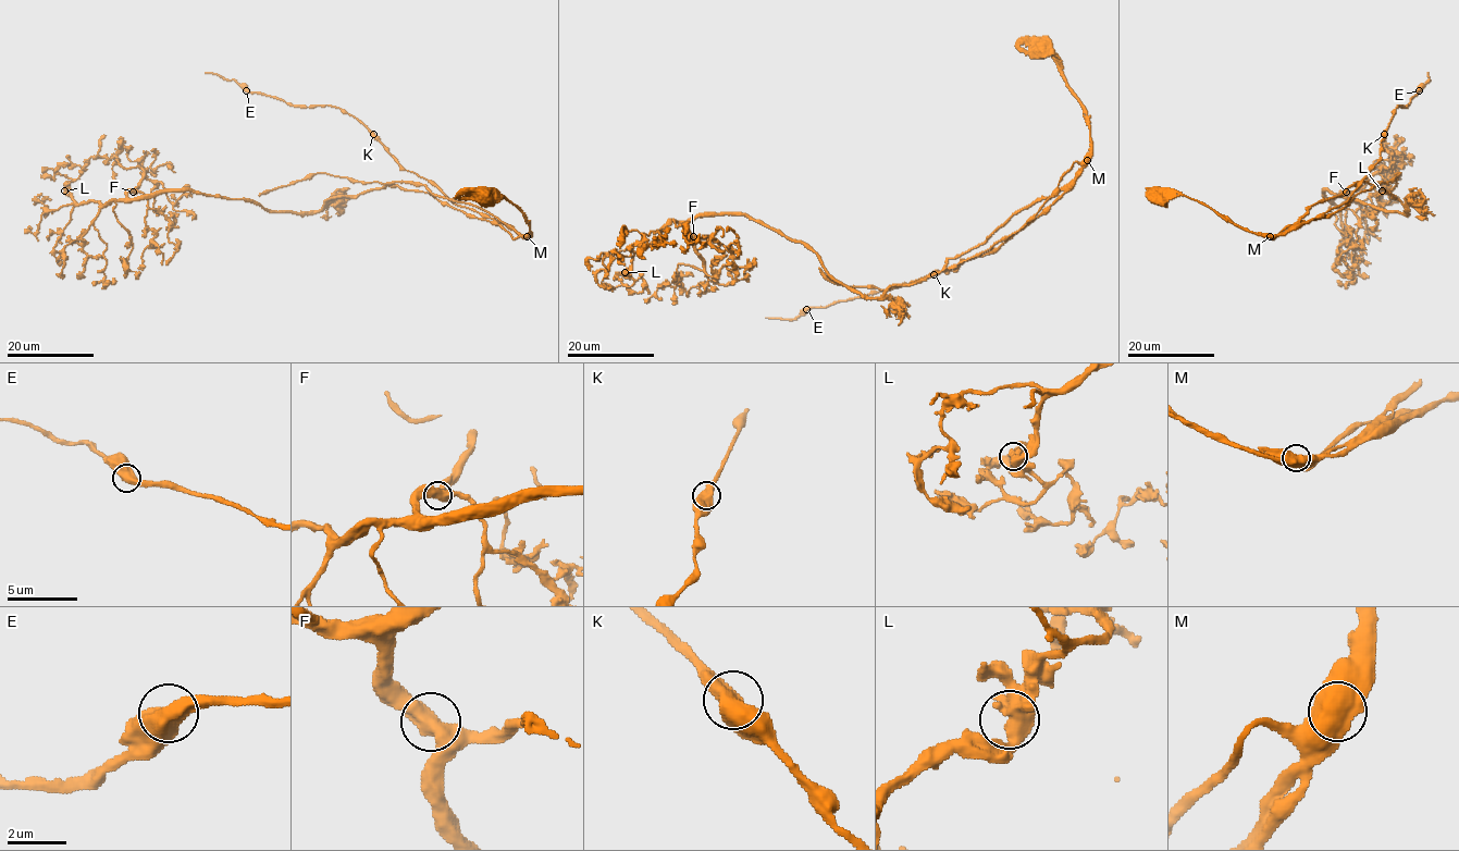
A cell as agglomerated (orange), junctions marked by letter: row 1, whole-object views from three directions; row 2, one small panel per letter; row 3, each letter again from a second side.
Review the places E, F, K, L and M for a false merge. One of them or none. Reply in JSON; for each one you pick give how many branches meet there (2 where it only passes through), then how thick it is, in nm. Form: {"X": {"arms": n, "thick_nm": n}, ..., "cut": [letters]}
{"M": {"arms": 2, "thick_nm": 700}, "cut": ["M"]}

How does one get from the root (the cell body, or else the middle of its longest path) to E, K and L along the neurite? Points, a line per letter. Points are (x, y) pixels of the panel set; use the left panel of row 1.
E: (483, 196), (495, 189), (522, 213), (530, 233), (455, 205), (338, 108), (294, 106), (246, 90)
K: (483, 196), (495, 189), (522, 213), (530, 233), (521, 235), (455, 205), (427, 180), (405, 170), (373, 134)
L: (483, 196), (495, 189), (530, 233), (409, 182), (330, 197), (308, 212), (192, 190), (77, 204), (64, 190)

